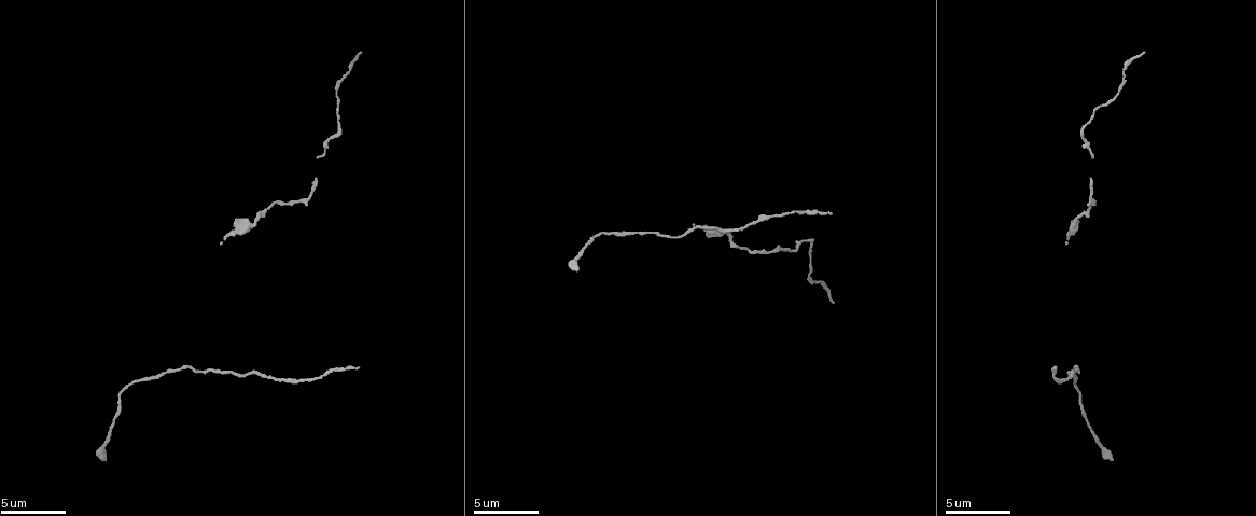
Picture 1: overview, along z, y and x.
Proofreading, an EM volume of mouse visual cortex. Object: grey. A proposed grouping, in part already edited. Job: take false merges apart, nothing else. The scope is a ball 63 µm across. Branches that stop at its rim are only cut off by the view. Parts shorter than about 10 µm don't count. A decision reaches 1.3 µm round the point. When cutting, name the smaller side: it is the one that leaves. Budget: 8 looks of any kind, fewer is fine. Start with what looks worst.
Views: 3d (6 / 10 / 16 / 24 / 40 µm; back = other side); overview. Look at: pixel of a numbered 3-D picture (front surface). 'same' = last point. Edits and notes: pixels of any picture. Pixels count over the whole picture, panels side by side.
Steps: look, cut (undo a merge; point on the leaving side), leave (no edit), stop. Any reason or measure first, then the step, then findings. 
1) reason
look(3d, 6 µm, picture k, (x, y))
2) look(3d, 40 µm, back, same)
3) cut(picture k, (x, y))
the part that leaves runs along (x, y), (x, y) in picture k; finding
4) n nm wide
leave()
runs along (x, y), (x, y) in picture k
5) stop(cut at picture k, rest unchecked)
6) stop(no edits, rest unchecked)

thick turns thin
look(3d, 6 µm, picture 1, (730, 239))

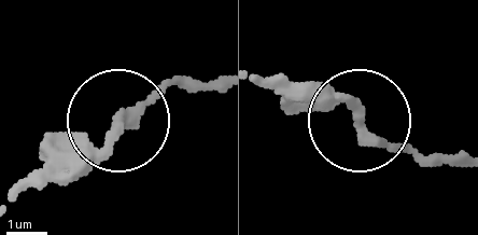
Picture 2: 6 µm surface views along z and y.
leave()
runs along (258, 80), (329, 83), (371, 132), (412, 160), (439, 163) in picture 2; continuous, no second cell

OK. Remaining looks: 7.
thick turns thin
look(3d, 6 µm, picture 1, (137, 381))

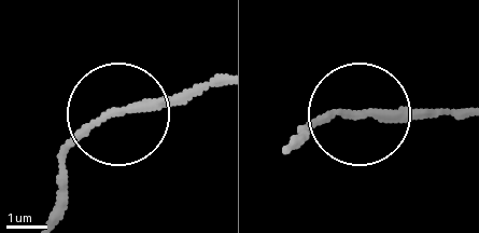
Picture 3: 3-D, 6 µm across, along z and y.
210 nm wide
leave()
continuous, no second cell

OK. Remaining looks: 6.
look(3d, 10 µm, picture 1, (783, 250))

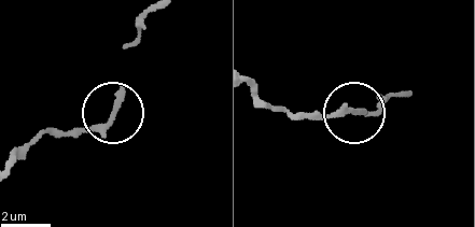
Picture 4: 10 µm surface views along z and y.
look(3d, 10 µm, back, picture 4, (114, 108))

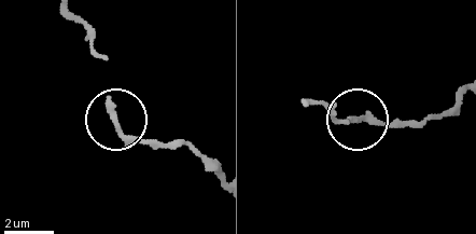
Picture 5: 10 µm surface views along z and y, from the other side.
leave()
one cell here

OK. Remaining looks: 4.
look(3d, 10 µm, picture 1, (688, 232))

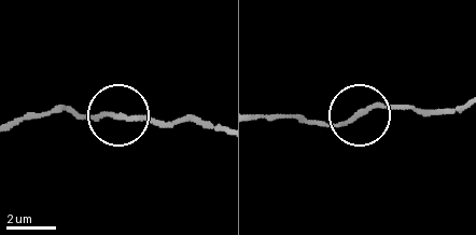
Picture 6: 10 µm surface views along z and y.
leave()
one cell here

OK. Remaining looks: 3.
stop(no edits, rest unchecked)

